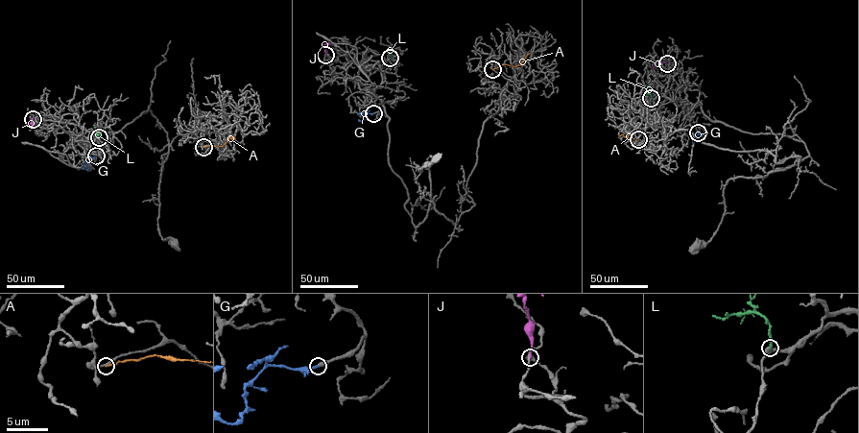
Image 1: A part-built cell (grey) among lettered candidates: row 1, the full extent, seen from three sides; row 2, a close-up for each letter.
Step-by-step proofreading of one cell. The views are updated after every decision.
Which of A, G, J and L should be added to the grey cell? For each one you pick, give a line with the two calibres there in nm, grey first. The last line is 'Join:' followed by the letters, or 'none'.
G: calibres 320 and 220 nm
Join: G

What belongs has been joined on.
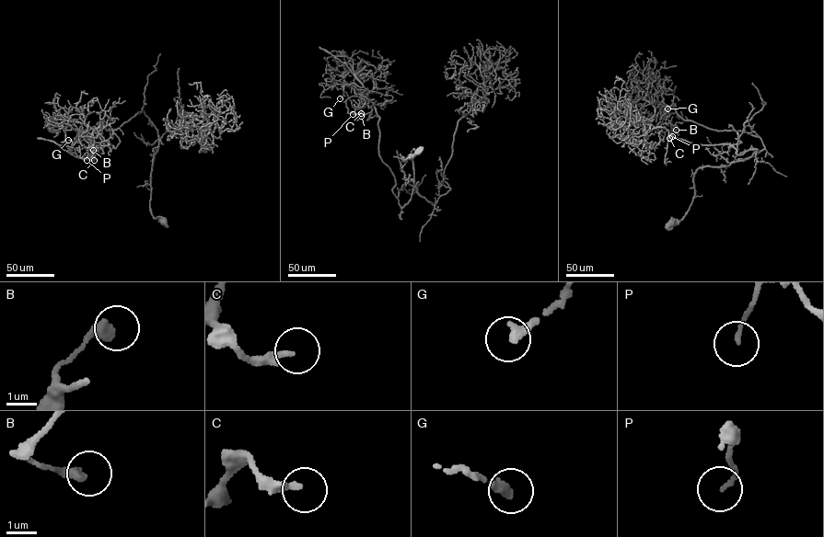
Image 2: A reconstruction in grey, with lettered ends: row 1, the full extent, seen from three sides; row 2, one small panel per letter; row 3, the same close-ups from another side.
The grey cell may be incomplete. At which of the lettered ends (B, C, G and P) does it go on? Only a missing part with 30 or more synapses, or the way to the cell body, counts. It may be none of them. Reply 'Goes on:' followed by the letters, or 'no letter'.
Goes on: G

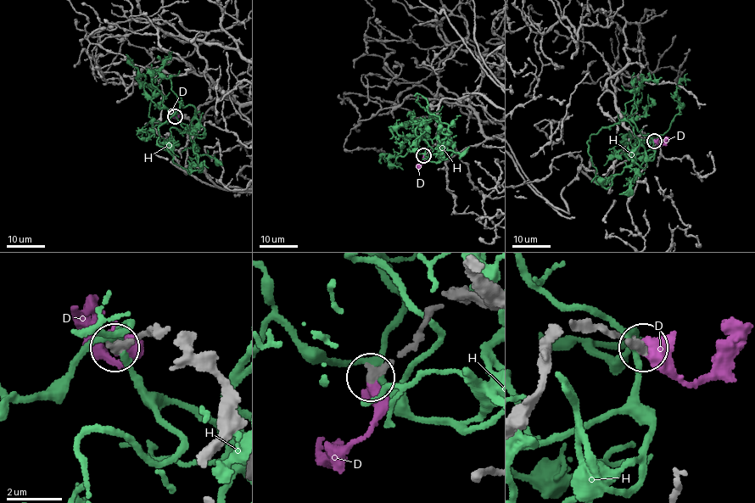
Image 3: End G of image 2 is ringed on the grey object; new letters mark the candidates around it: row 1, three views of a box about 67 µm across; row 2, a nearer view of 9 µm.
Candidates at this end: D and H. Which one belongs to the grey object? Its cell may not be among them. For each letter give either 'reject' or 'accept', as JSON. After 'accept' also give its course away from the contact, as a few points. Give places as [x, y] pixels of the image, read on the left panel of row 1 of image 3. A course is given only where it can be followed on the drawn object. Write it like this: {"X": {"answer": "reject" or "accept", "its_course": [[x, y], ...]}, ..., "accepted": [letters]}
{"D": {"answer": "accept"}, "H": {"answer": "reject"}, "accepted": ["D"]}

